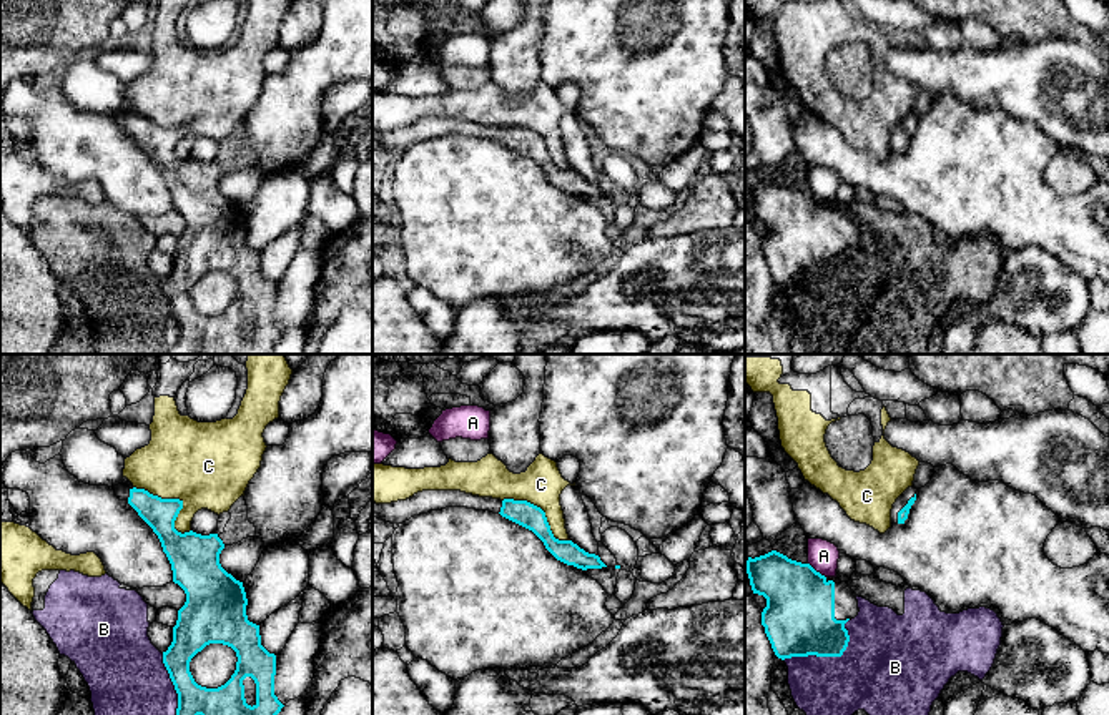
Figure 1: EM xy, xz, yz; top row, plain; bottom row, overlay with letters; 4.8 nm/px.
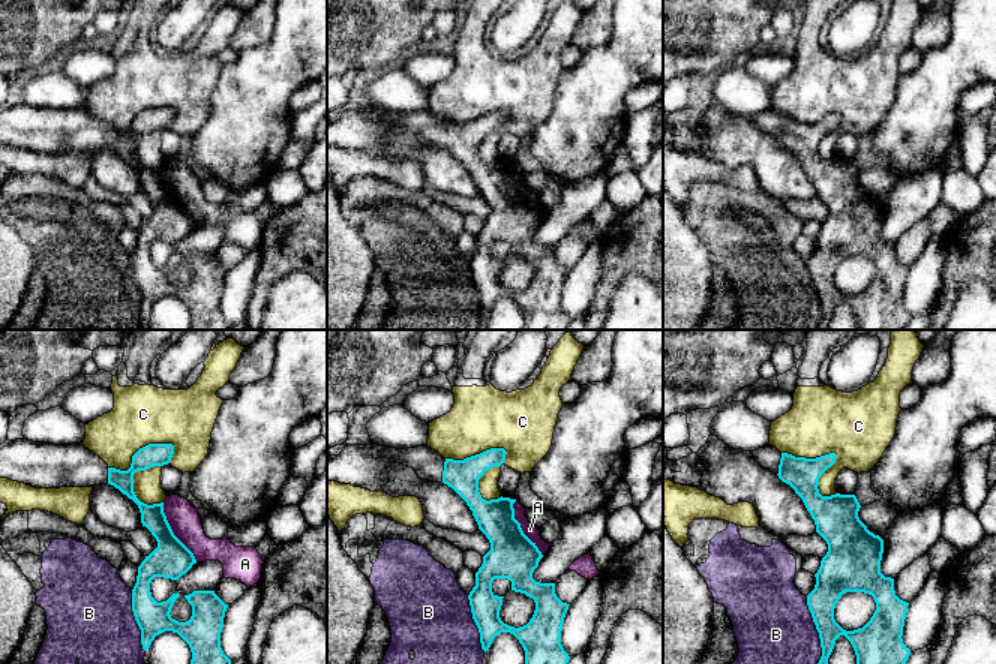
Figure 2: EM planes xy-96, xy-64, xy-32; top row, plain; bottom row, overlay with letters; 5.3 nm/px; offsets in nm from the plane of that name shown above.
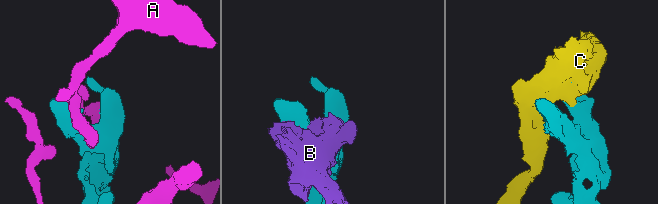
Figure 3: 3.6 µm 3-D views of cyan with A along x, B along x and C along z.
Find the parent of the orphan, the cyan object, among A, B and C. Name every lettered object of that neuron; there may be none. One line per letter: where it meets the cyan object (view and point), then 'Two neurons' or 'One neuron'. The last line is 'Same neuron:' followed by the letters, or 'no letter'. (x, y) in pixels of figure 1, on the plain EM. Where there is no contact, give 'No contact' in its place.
A: Touches cyan at yz (815, 198). Two neurons
B: Touches cyan at yz (830, 283). Two neurons
C: Touches cyan at xy (178, 127). Two neurons
Same neuron: no letter

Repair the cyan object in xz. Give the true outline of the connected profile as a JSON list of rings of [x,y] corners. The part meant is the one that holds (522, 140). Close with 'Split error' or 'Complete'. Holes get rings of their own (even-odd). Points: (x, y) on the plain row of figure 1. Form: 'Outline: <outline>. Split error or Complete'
Outline: [[[422,118],[406,128],[391,131],[372,130],[372,143],[391,151],[402,151],[414,143],[446,135],[467,135],[500,141],[502,145],[532,158],[557,188],[582,198],[607,195],[599,183],[585,180],[572,168],[555,166],[545,140],[527,128],[500,128],[461,118]]]. Split error

